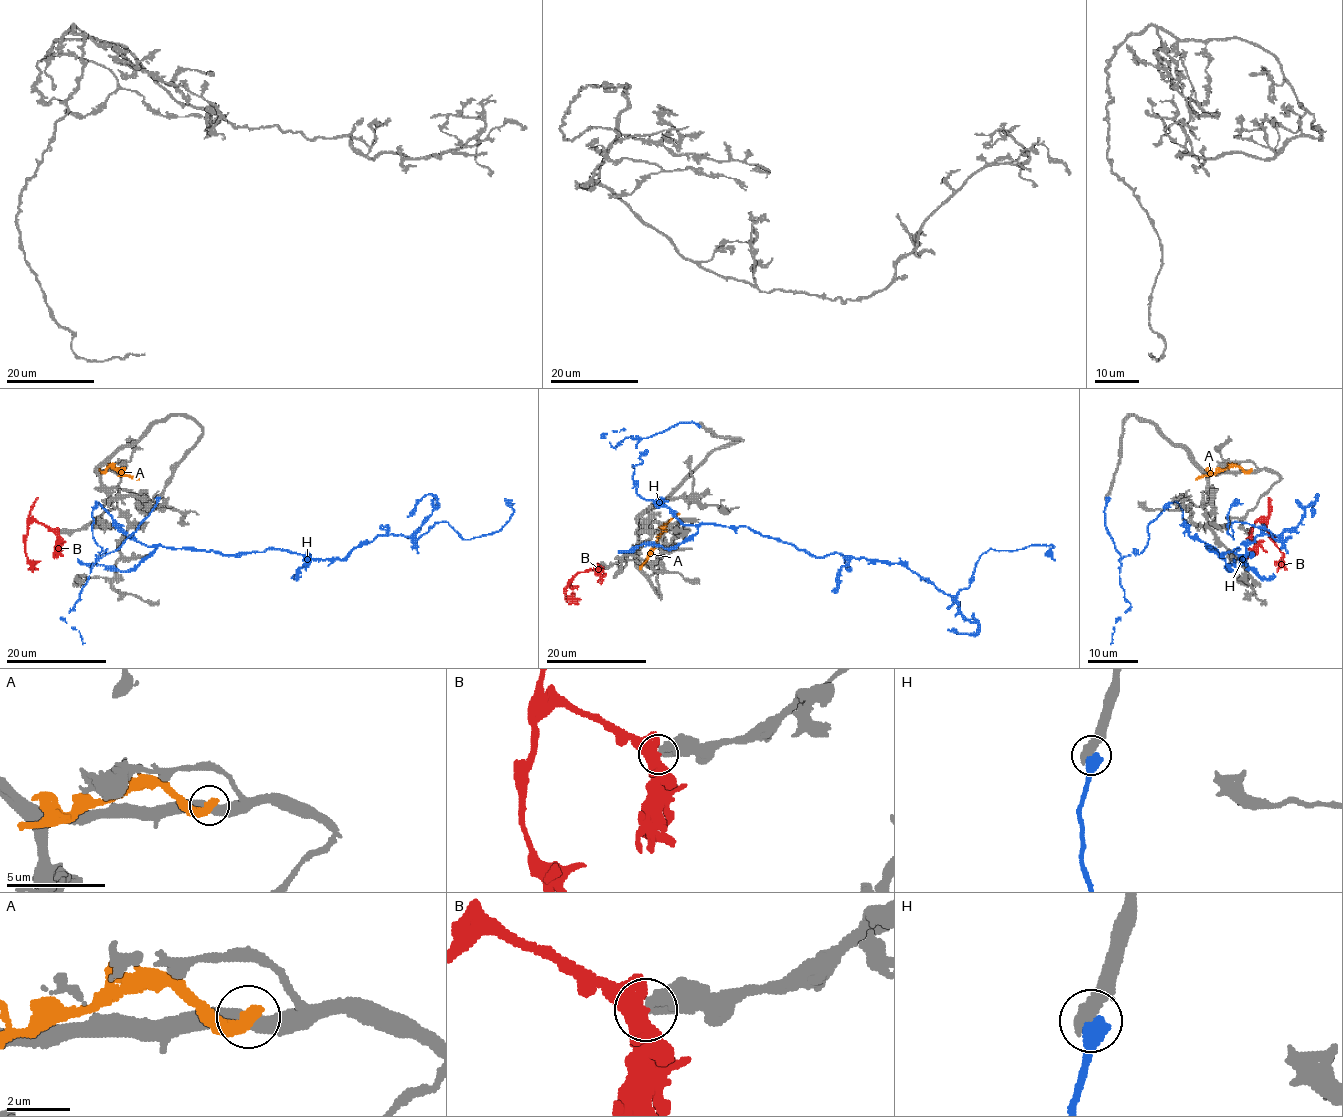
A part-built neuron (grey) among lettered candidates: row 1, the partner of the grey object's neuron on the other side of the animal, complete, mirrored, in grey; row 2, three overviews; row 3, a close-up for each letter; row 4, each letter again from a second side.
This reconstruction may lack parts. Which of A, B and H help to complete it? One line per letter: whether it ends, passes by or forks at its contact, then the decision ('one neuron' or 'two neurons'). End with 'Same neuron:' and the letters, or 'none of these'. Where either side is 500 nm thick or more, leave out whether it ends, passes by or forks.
A: it ends; two neurons
B: it forks; two neurons
H: two neurons
Same neuron: none of these

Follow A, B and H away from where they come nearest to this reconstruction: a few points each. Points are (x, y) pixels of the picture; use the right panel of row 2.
A: (1249, 471), (1227, 466), (1195, 480)
B: (1249, 533), (1255, 522), (1259, 521), (1264, 526), (1282, 553), (1277, 572)
H: (1107, 497), (1126, 557), (1177, 502), (1188, 533), (1243, 559), (1278, 539), (1235, 522), (1233, 539), (1243, 503)

